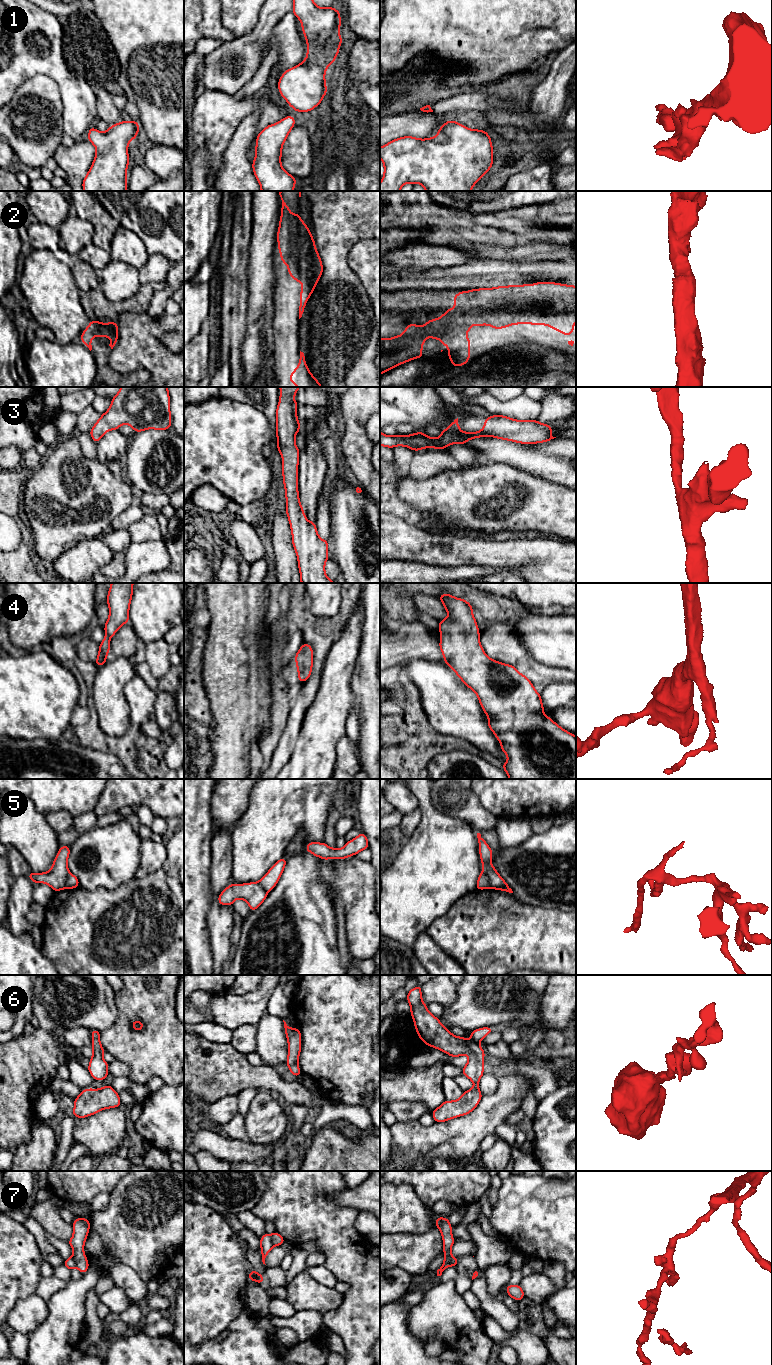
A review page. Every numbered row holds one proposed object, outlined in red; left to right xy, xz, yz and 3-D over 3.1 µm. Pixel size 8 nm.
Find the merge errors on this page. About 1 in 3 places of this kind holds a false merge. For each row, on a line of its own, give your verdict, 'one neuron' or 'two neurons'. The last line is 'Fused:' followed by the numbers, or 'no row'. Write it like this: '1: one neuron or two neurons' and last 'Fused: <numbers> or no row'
1: one neuron
2: one neuron
3: one neuron
4: one neuron
5: two neurons
6: one neuron
7: two neurons
Fused: 5, 7

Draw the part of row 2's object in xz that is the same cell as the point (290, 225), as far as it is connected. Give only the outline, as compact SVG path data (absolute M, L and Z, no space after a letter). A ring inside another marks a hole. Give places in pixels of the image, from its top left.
M278 191L282 200L281 218L279 221L279 228L277 232L278 249L280 258L284 264L288 266L289 275L295 280L300 282L303 287L300 291L300 306L299 306L299 319L302 317L306 303L314 291L323 272L323 265L321 258L317 252L315 241L312 232L308 229L307 225L302 221L298 212L296 214L290 213L289 206L284 202L281 193Z

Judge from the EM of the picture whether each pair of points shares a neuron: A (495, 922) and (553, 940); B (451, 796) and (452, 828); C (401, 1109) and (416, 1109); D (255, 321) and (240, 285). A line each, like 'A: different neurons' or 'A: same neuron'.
A: same neuron
B: different neurons
C: same neuron
D: different neurons

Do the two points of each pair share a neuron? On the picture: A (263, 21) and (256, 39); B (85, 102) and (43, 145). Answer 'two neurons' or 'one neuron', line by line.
A: one neuron
B: two neurons

